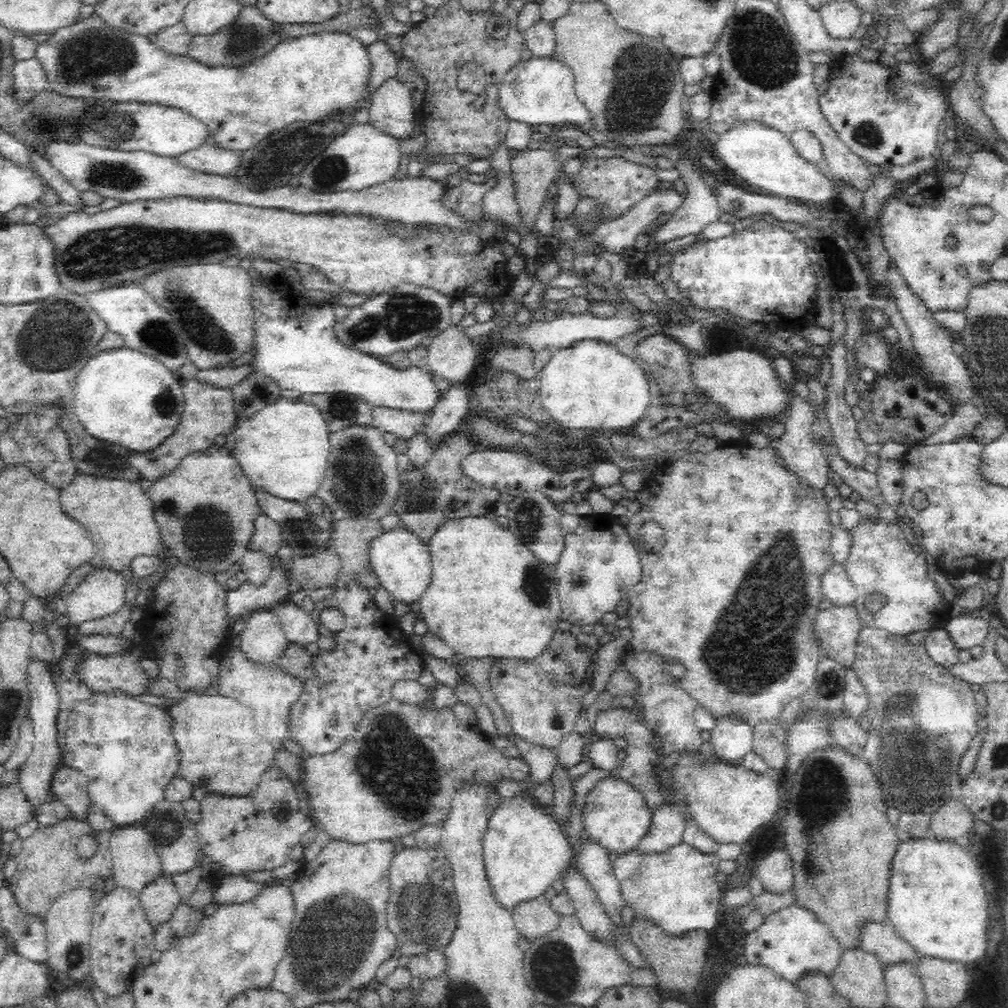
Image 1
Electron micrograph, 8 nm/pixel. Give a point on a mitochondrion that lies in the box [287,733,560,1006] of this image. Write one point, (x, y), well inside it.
(420, 910)

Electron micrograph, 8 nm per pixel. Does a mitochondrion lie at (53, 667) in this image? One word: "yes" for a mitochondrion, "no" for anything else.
no

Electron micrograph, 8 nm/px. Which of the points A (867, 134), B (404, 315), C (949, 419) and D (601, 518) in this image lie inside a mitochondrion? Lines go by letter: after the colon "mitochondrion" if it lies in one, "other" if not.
A: mitochondrion
B: mitochondrion
C: other
D: other

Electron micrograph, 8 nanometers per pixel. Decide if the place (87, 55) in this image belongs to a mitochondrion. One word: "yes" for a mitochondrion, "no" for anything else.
yes

